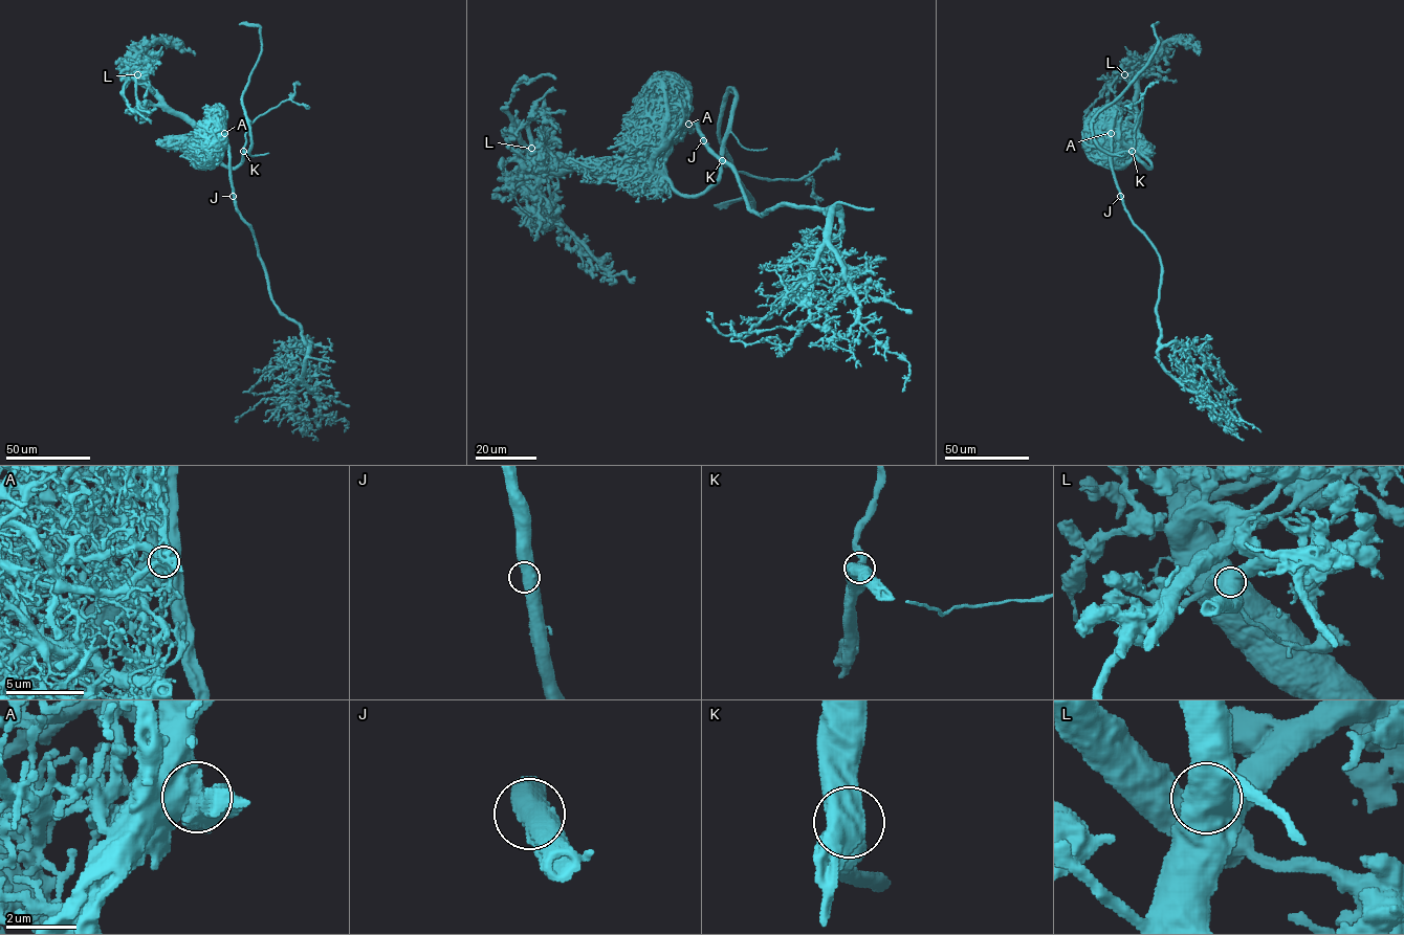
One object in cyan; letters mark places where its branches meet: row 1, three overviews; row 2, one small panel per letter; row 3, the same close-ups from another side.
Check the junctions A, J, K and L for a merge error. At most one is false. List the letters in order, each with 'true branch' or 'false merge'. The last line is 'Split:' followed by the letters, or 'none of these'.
A: false merge
J: true branch
K: true branch
L: true branch
Split: A

